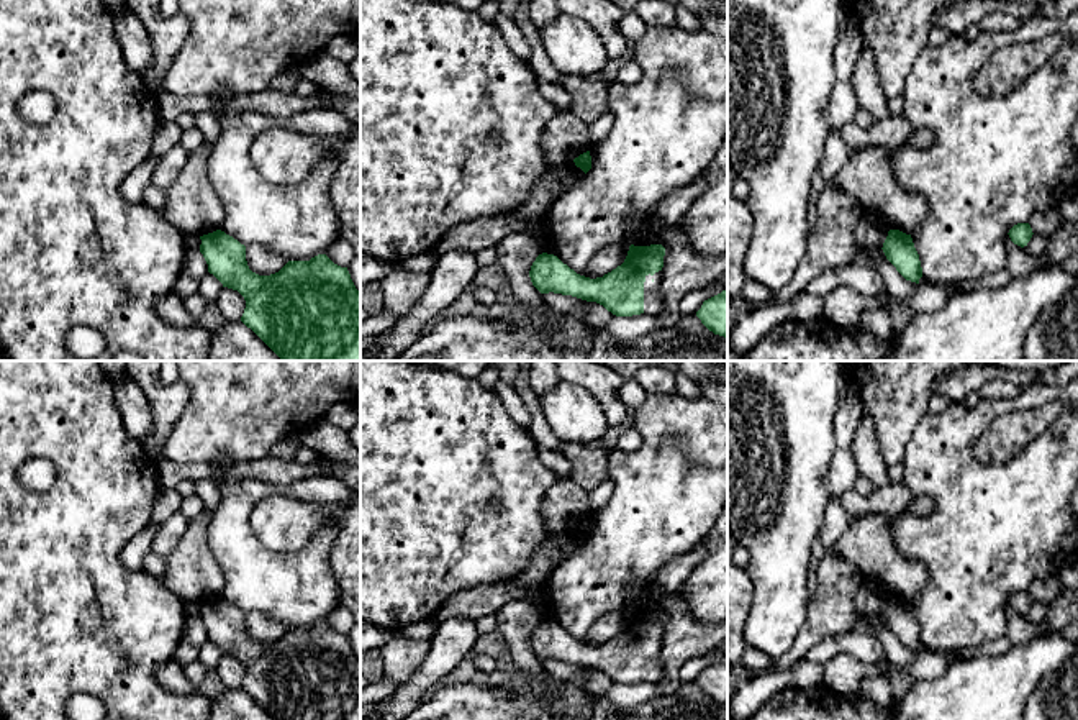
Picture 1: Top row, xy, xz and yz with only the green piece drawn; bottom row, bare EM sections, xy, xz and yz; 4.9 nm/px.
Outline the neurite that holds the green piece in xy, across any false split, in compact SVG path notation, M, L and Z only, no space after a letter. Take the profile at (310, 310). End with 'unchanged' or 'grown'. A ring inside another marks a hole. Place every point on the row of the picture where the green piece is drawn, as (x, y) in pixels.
M221 230L200 236L200 253L208 272L223 287L238 290L246 308L241 321L251 328L282 361L360 361L360 292L356 289L347 267L334 264L326 254L310 261L288 261L279 272L259 276L246 261L246 246Z | unchanged

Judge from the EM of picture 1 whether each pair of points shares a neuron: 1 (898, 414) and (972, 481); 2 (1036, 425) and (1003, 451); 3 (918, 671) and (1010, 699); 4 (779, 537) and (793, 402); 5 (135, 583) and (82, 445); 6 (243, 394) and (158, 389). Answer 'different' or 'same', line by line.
1: different
2: same
3: different
4: same
5: same
6: different

